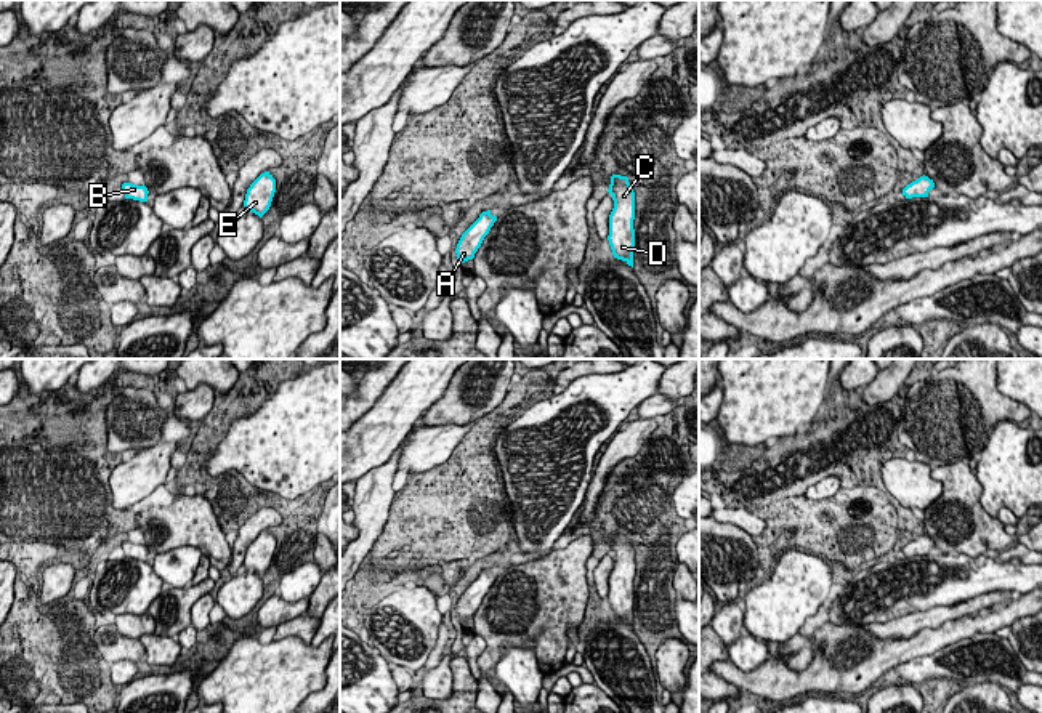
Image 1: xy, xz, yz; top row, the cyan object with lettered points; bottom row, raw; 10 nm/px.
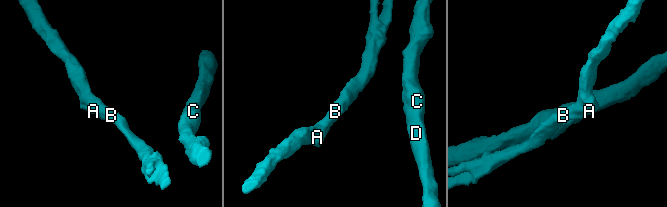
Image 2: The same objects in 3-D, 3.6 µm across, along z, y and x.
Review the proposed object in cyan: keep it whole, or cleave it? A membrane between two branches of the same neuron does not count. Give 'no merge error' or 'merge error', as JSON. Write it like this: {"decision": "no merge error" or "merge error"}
{"decision": "no merge error"}

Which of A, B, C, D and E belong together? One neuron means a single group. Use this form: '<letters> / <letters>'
A B C D E

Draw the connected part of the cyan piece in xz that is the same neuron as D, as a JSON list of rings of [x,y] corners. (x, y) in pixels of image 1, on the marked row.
[[[612,175],[608,192],[612,195],[614,208],[609,215],[609,245],[614,258],[633,268],[635,247],[635,192],[627,176]]]

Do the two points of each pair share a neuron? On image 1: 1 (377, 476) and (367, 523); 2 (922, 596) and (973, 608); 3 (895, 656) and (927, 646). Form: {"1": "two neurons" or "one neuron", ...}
{"1": "one neuron", "2": "two neurons", "3": "one neuron"}

